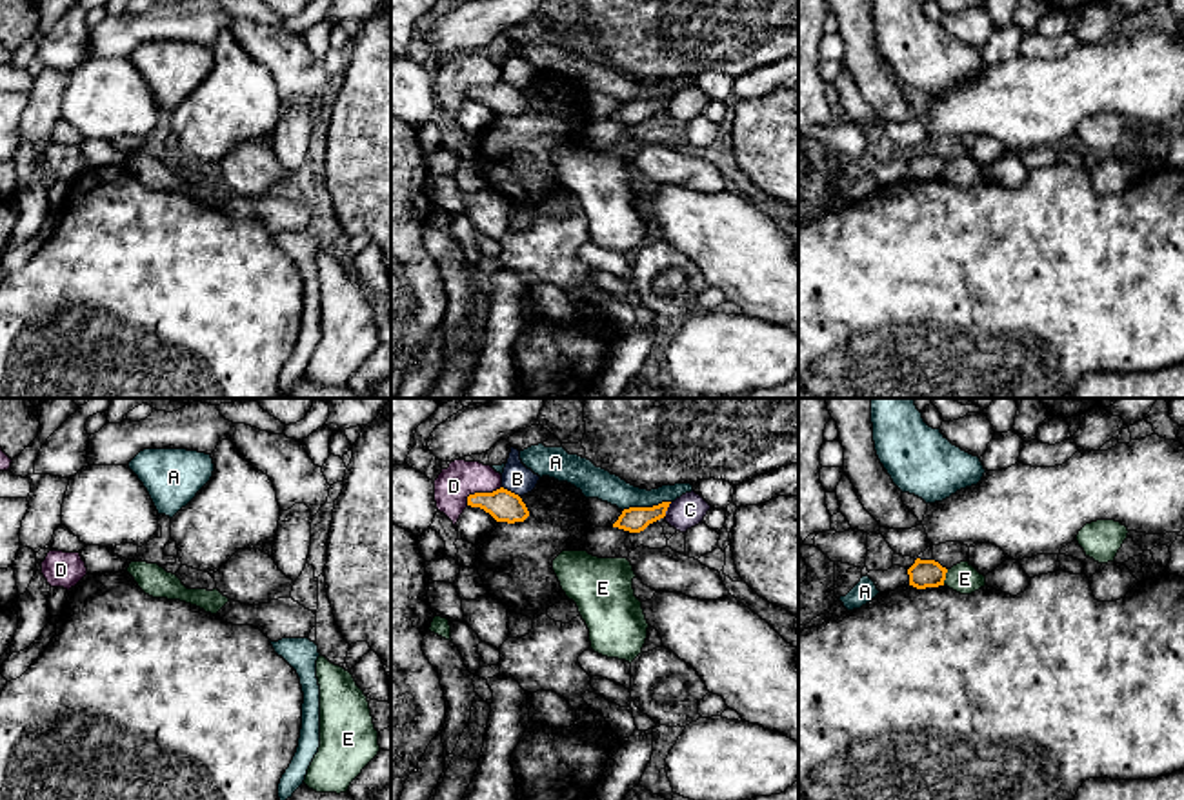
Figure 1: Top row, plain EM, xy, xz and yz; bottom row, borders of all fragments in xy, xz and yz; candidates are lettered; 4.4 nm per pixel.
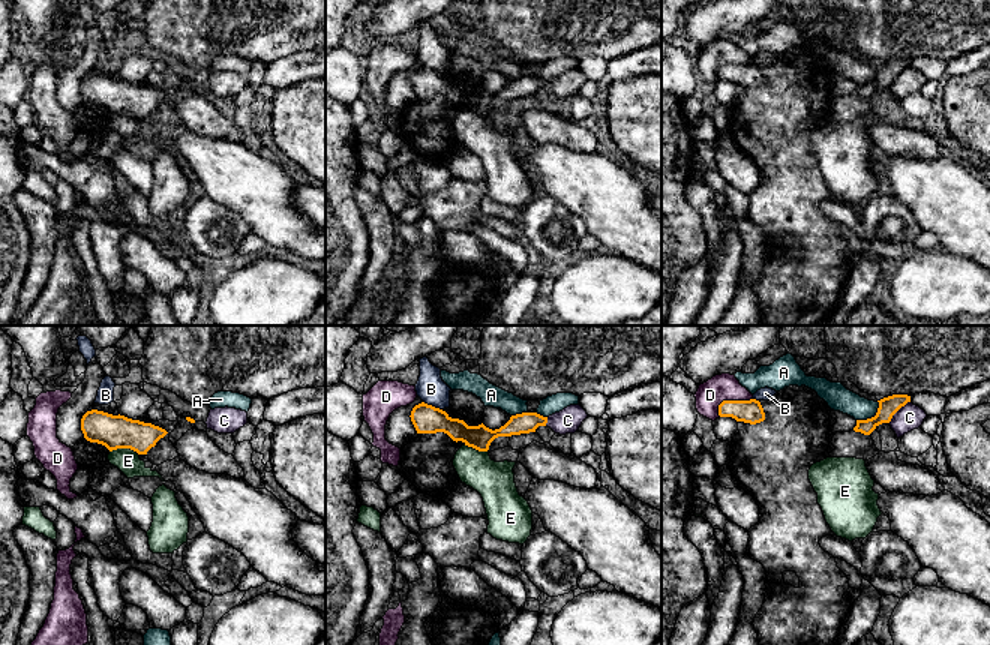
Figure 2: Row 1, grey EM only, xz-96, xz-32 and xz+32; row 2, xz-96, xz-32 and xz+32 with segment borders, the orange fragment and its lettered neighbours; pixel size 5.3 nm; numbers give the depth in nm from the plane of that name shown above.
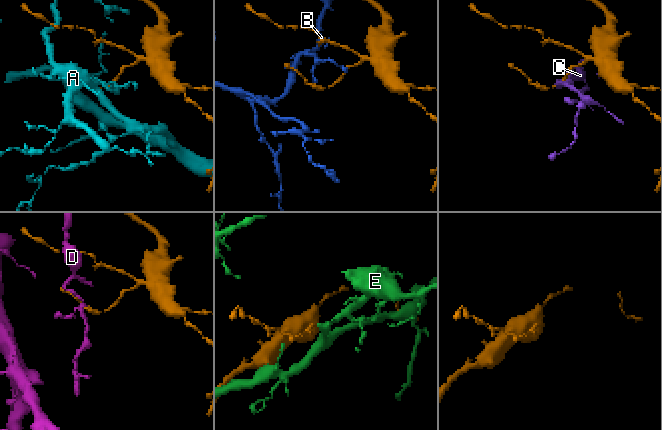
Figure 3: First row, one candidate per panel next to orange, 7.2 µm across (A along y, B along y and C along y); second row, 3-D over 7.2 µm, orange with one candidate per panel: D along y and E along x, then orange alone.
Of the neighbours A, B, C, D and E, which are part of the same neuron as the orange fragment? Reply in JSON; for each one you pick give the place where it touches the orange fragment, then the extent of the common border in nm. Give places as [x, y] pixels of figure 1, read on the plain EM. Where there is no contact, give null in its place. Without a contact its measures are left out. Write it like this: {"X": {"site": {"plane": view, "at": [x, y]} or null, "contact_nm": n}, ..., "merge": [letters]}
{"merge": []}

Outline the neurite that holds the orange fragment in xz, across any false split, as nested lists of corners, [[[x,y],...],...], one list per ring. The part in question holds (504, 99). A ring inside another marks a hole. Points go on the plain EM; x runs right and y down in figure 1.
[[[504,80],[493,85],[475,85],[467,89],[467,98],[480,100],[489,105],[497,115],[524,115],[529,104],[522,91]]]

